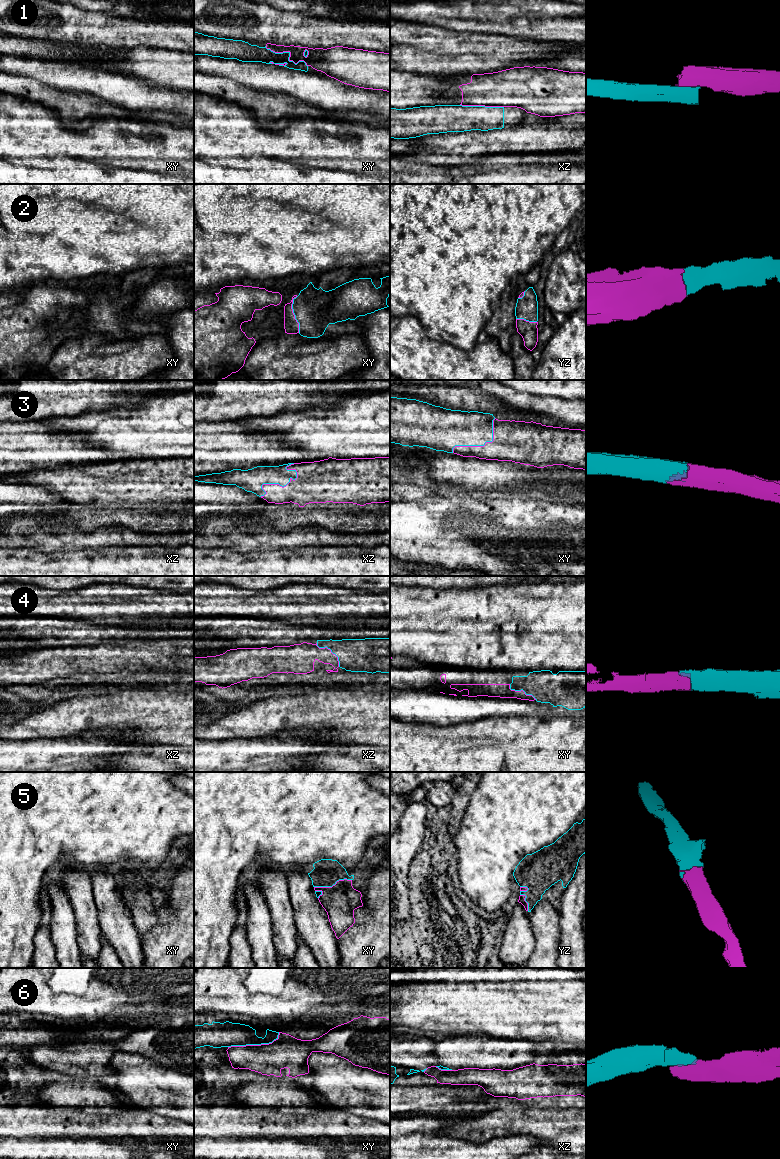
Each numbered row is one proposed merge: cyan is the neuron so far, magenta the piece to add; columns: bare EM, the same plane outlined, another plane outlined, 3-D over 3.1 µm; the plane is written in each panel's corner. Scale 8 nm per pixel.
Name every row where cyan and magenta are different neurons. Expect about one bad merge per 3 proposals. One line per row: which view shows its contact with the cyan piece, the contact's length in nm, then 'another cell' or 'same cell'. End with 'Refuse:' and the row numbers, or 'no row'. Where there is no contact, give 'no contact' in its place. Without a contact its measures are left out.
1: xy | 380 nm | another cell
2: xy | 300 nm | same cell
3: xz | 380 nm | same cell
4: xz | 260 nm | same cell
5: xy | 320 nm | same cell
6: xy | 440 nm | another cell
Refuse: 1, 6

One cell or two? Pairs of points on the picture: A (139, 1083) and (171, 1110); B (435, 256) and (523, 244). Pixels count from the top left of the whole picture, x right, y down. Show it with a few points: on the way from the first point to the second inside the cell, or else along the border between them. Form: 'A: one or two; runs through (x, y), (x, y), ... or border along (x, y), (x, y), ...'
A: one; runs through (147, 1086), (163, 1102)
B: one; runs through (455, 243), (500, 243)

